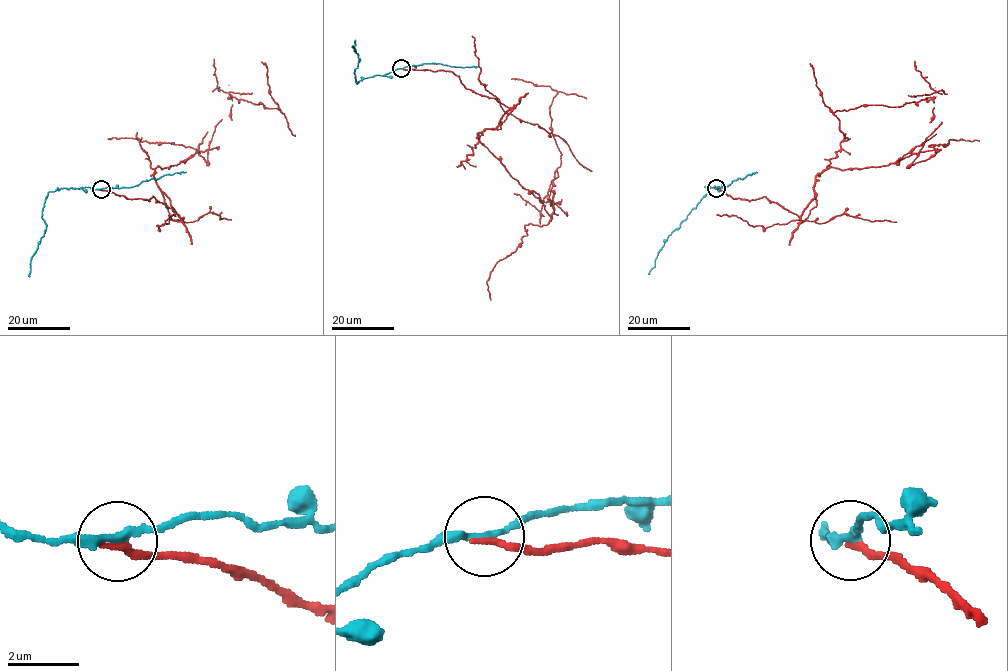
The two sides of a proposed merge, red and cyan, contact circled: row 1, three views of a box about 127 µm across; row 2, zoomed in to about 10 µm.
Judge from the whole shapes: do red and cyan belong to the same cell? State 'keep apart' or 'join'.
keep apart

